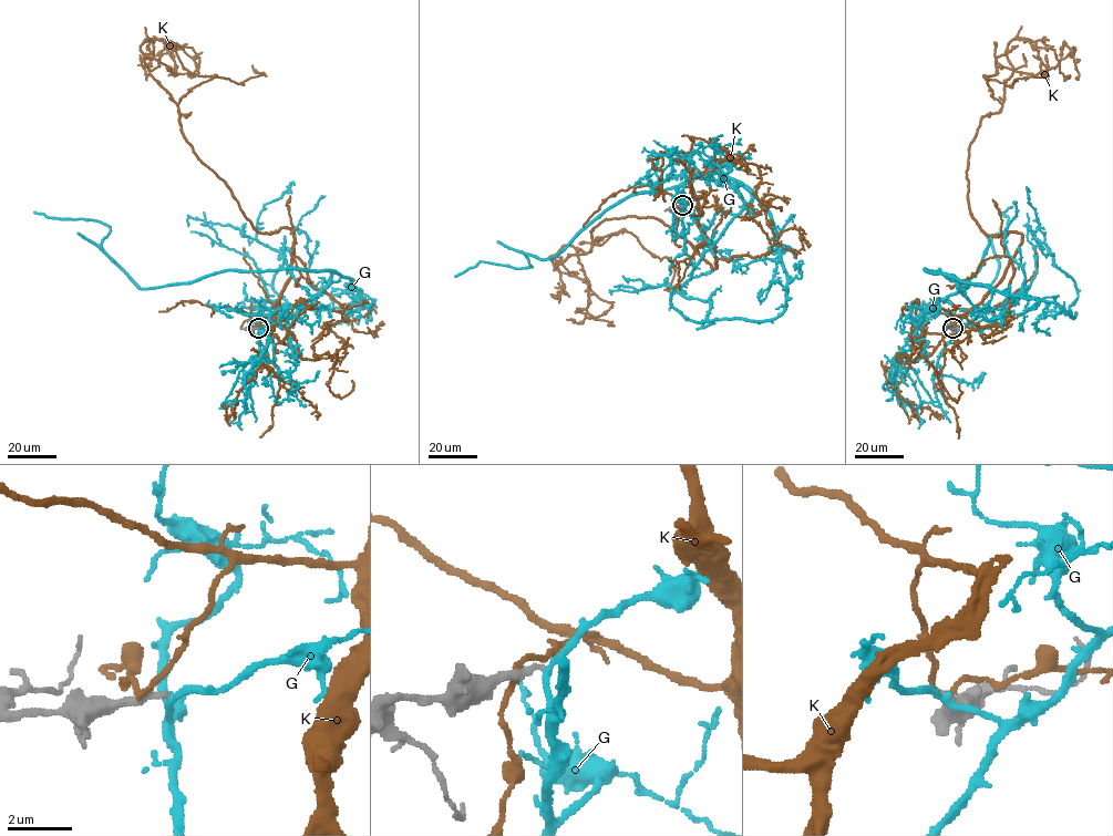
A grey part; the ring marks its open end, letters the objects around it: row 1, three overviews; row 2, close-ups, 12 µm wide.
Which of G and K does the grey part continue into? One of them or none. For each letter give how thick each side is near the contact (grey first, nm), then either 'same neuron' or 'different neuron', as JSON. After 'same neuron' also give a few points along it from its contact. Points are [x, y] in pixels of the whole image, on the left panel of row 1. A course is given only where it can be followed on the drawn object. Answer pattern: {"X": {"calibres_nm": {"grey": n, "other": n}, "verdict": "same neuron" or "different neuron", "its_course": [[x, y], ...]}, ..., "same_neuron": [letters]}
{"G": {"calibres_nm": {"grey": 200, "other": 190}, "verdict": "different neuron"}, "K": {"calibres_nm": {"grey": 320, "other": 160}, "verdict": "different neuron"}, "same_neuron": []}

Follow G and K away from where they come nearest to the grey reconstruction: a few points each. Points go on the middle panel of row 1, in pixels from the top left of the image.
G: (682, 205), (694, 265), (751, 195), (702, 173), (626, 197), (555, 256), (523, 253), (532, 267), (454, 276)
K: (680, 205), (715, 268), (648, 217), (606, 218), (590, 251), (554, 256), (575, 249), (577, 311), (609, 324)

